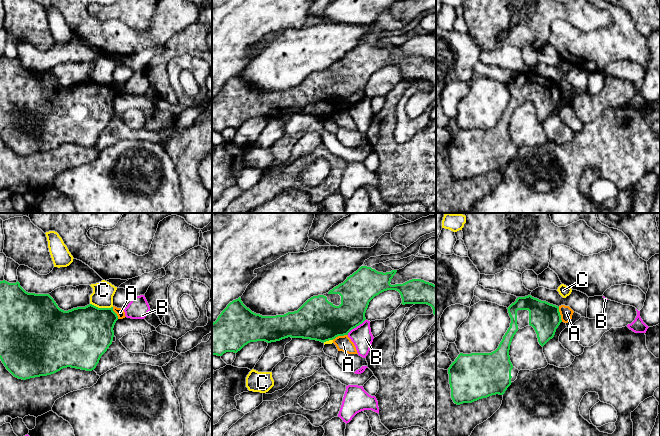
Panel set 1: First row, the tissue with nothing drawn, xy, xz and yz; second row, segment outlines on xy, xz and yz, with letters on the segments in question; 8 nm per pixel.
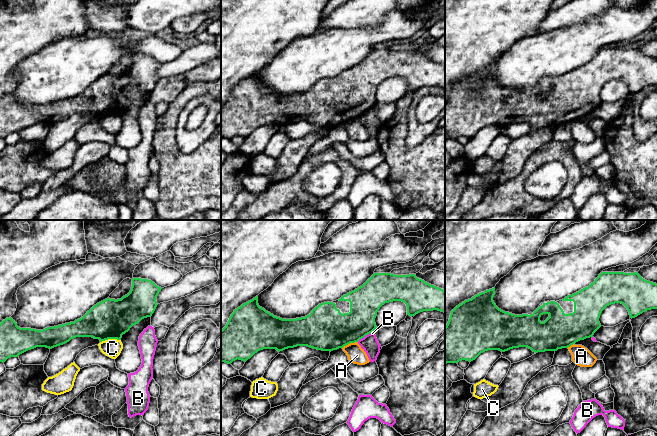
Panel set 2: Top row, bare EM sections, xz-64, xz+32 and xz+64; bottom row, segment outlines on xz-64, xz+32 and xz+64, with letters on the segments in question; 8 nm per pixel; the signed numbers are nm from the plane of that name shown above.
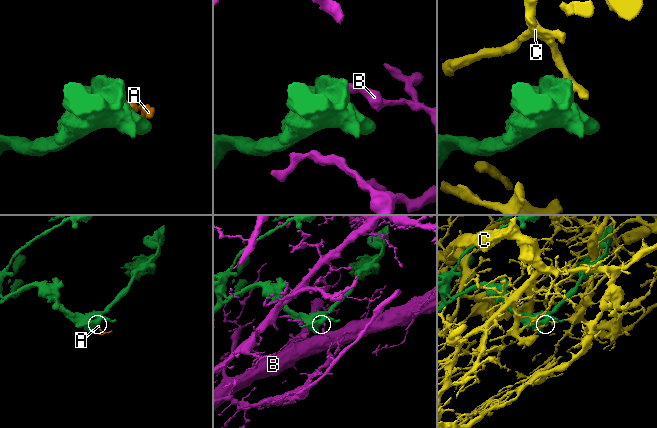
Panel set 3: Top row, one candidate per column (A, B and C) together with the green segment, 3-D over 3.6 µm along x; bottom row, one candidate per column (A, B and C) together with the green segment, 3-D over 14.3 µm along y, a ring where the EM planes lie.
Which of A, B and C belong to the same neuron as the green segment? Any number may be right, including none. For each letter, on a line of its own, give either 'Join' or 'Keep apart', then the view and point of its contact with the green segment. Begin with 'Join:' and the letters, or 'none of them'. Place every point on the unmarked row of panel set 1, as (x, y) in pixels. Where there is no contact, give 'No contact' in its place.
Join: none of them
A: Keep apart. Touches green at xz (339, 111)
B: Keep apart. Touches green at xz (356, 102)
C: Keep apart. Touches green at xy (101, 84)

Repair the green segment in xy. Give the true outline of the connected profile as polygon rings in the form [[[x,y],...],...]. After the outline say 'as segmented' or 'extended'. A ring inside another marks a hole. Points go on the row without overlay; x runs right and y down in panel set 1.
[[[0,57],[0,135],[16,154],[26,156],[47,152],[71,143],[86,147],[96,144],[101,132],[112,120],[117,90],[111,84],[98,84],[92,80],[64,87],[49,70],[26,68],[17,57]]]; as segmented

